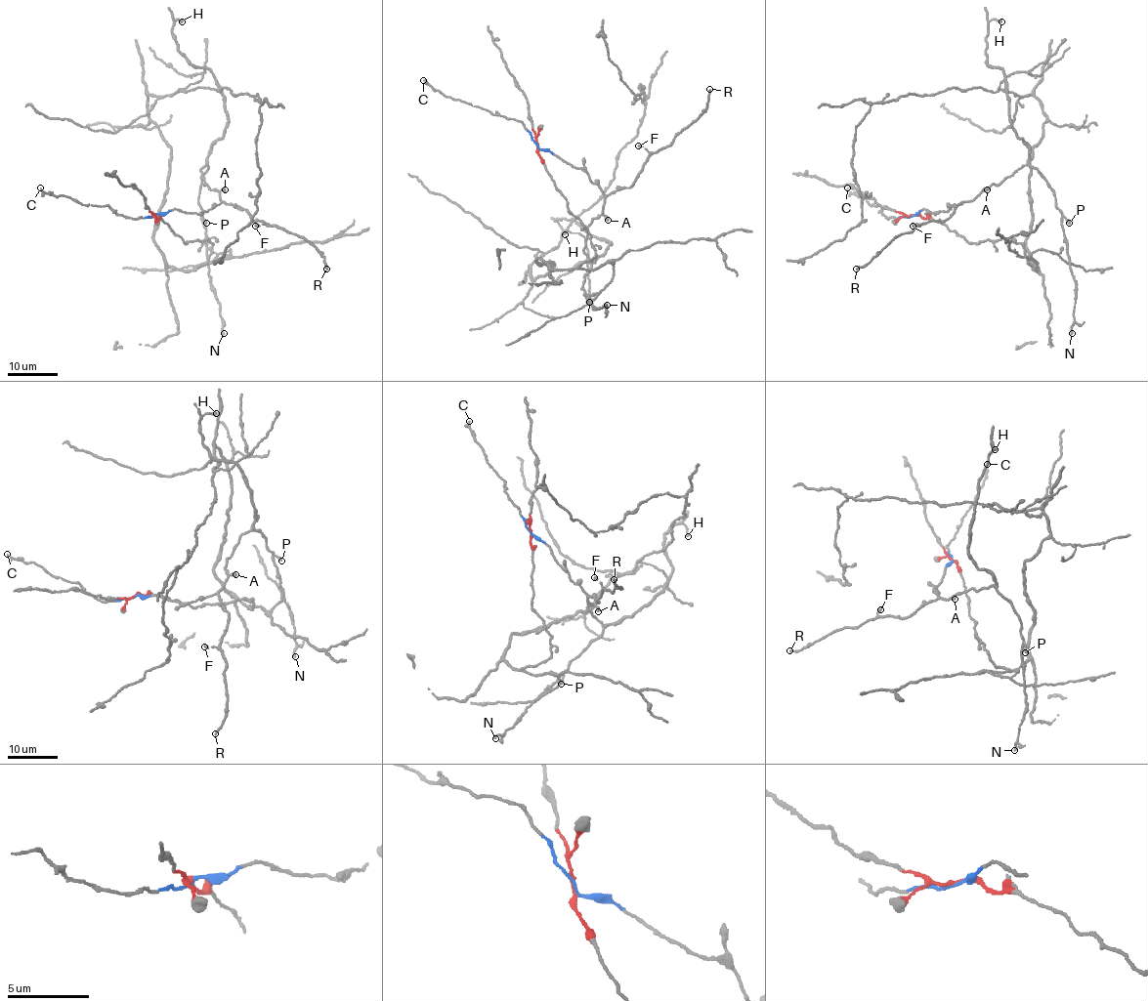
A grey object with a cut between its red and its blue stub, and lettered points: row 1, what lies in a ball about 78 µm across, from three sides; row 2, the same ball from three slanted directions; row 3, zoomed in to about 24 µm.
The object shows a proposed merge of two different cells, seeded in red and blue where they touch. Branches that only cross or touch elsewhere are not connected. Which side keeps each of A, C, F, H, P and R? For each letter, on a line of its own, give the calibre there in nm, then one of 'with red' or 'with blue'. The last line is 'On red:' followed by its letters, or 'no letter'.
A: 440 nm | with blue
C: 170 nm | with blue
F: 360 nm | with blue
H: 340 nm | with blue
P: 360 nm | with blue
R: 200 nm | with blue
On red: no letter

